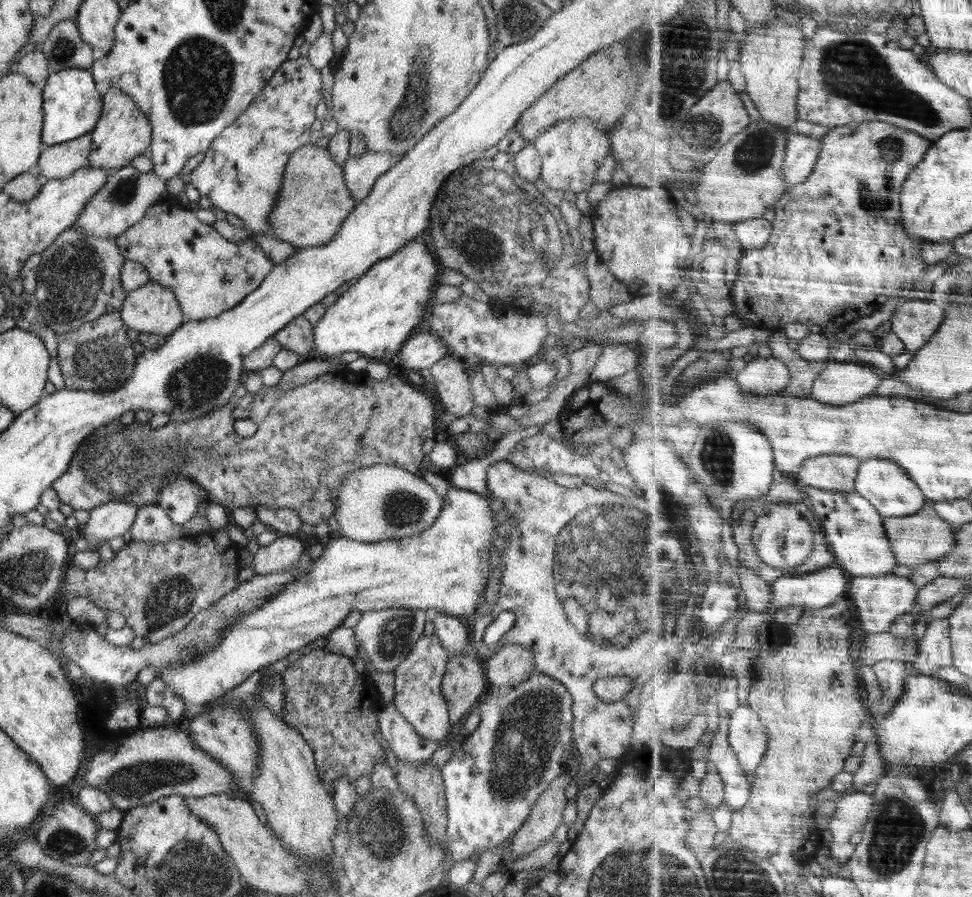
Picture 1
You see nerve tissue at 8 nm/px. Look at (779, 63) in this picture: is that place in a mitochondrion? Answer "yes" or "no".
no

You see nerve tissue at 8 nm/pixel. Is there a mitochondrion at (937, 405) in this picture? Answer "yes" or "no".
no

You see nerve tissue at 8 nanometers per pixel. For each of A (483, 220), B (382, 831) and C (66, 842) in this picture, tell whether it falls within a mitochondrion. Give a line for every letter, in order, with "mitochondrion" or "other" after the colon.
A: mitochondrion
B: mitochondrion
C: mitochondrion

